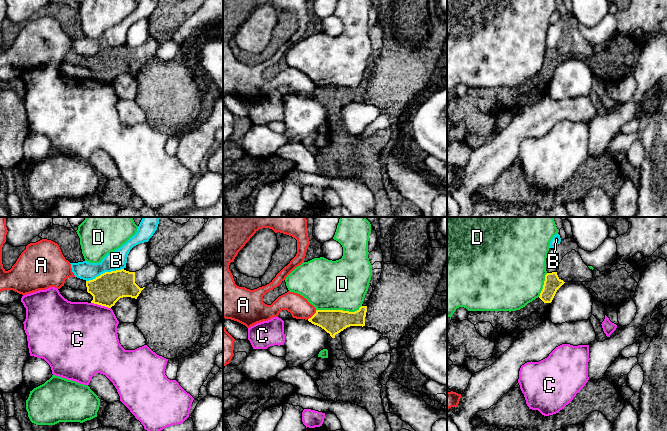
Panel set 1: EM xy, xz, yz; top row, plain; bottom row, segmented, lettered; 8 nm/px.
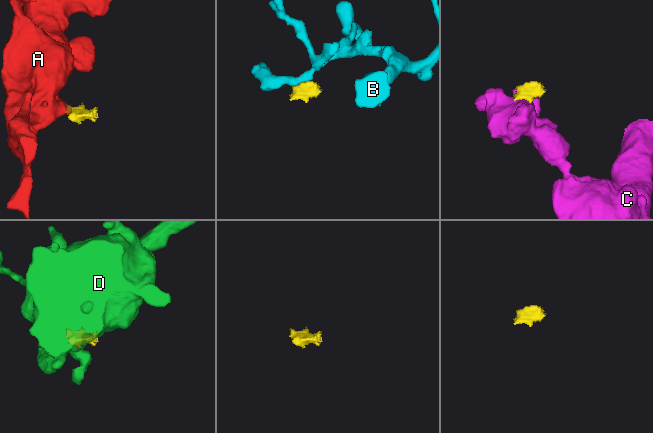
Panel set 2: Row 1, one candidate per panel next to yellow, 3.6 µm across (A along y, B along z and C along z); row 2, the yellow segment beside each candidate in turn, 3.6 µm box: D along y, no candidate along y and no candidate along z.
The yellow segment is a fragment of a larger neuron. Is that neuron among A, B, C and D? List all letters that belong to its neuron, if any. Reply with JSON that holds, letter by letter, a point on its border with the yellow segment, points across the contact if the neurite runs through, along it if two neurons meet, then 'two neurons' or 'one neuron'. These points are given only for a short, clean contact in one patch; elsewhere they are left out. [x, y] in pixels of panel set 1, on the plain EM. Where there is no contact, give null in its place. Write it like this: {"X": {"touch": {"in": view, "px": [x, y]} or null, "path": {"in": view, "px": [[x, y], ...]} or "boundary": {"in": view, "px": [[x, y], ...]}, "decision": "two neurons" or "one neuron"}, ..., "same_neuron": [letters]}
{"A": {"touch": {"in": "xz", "px": [313, 91]}, "boundary": {"in": "xz", "px": [[316, 86], [308, 95]]}, "decision": "two neurons"}, "B": {"touch": {"in": "xy", "px": [105, 48]}, "boundary": {"in": "xy", "px": [[123, 44], [105, 47], [86, 57]]}, "decision": "two neurons"}, "C": {"touch": {"in": "xy", "px": [101, 81]}, "boundary": {"in": "xy", "px": [[91, 78], [110, 84]]}, "decision": "two neurons"}, "D": {"touch": {"in": "xz", "px": [338, 86]}, "decision": "two neurons"}, "same_neuron": []}

